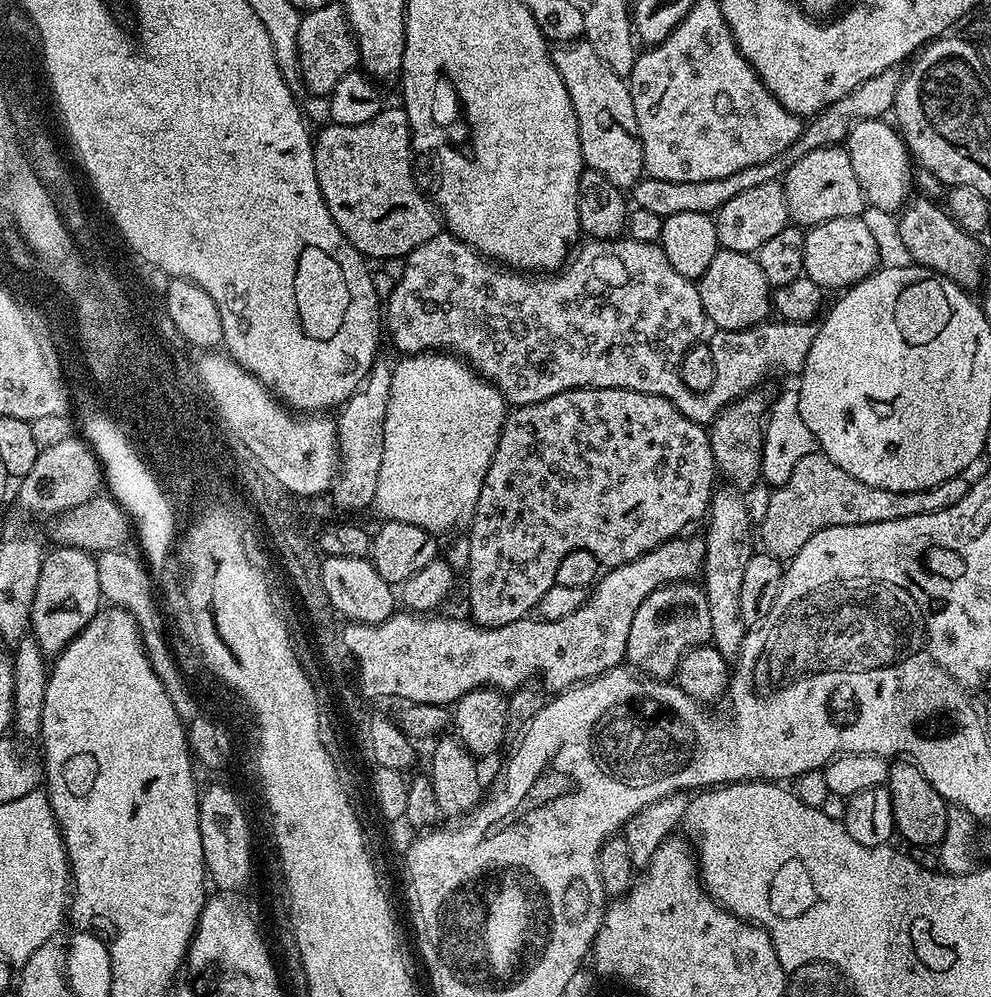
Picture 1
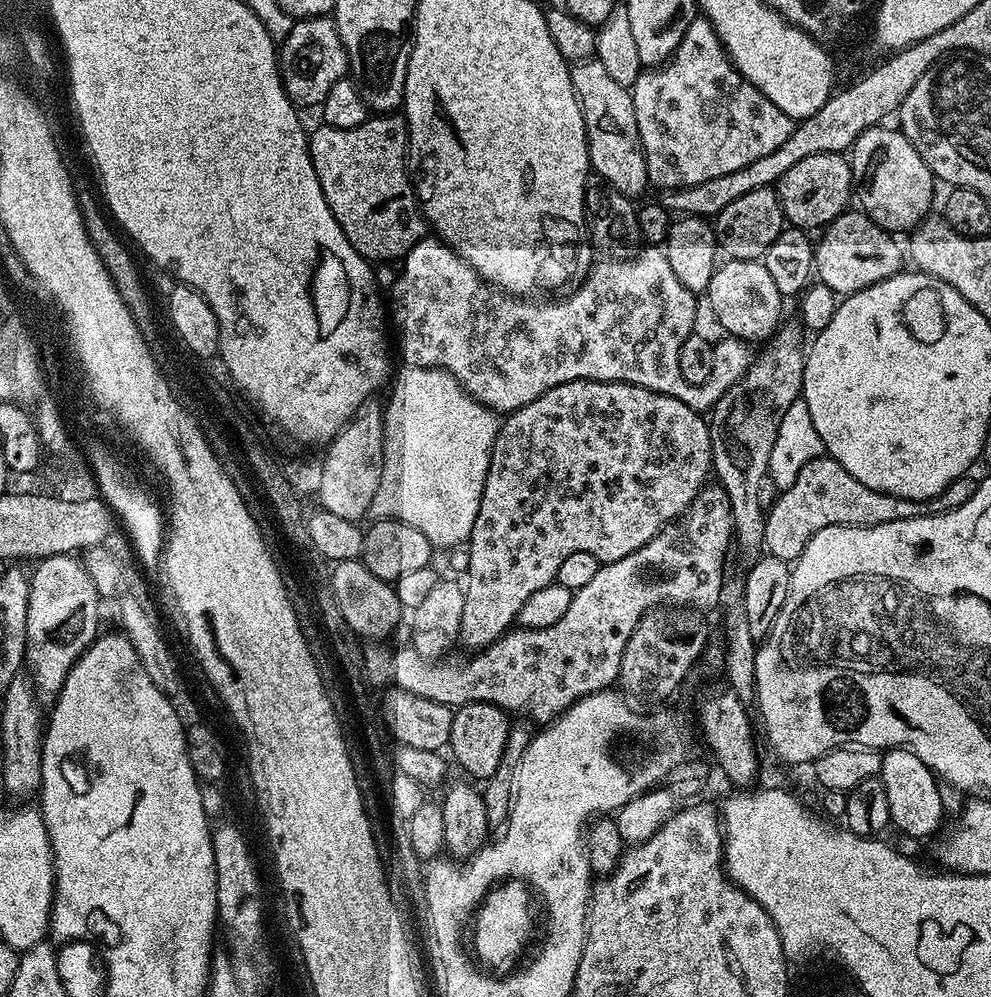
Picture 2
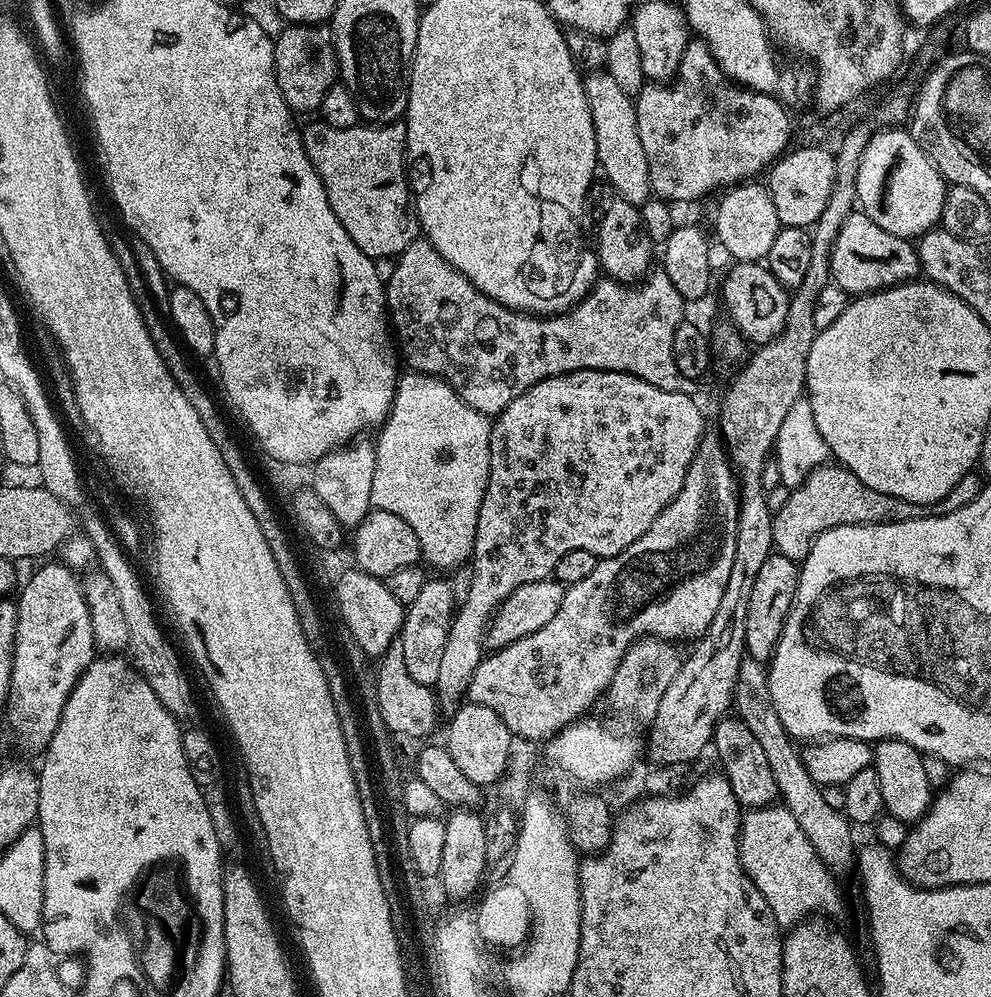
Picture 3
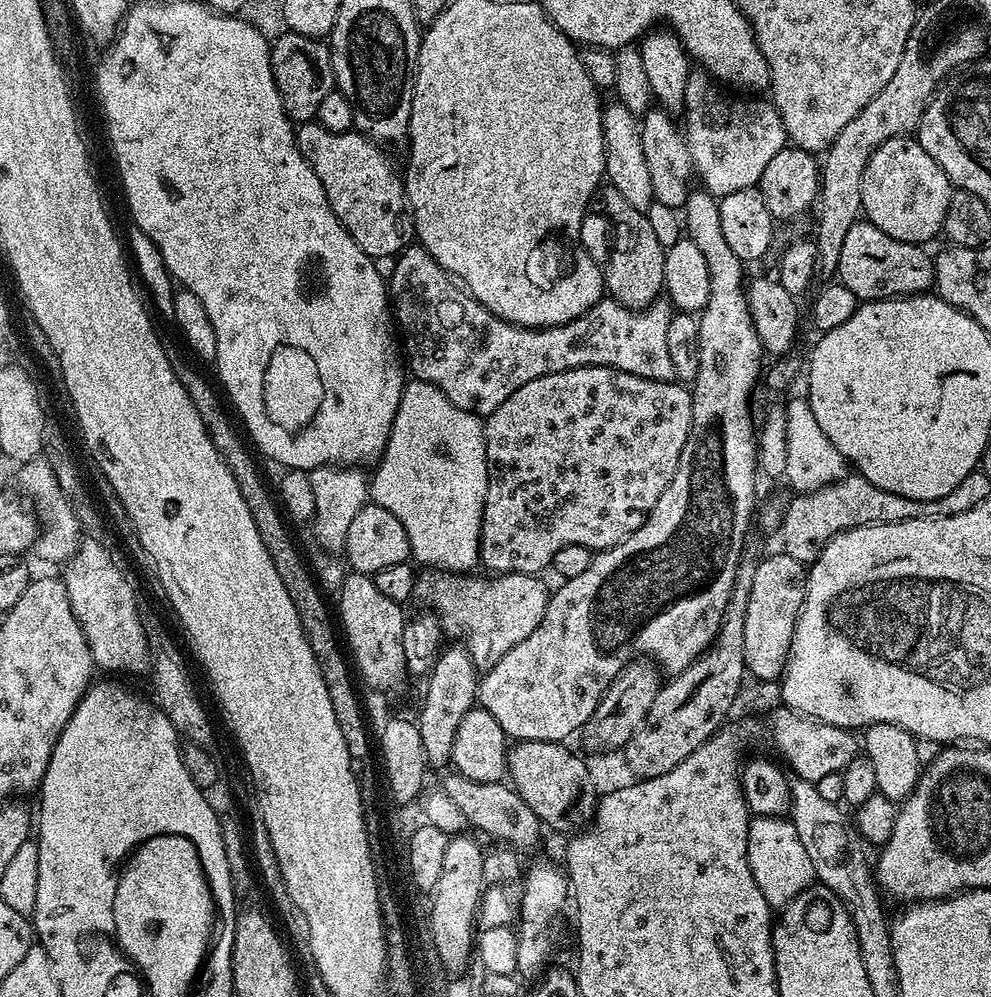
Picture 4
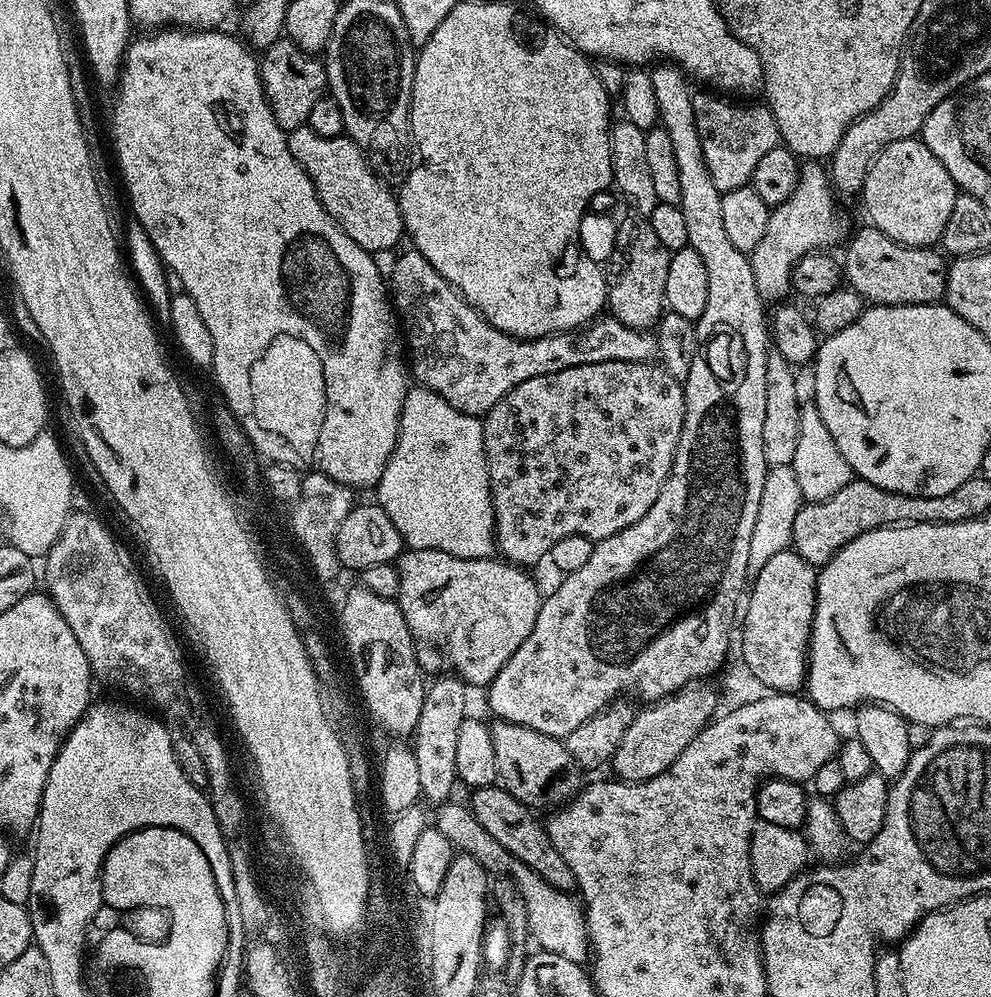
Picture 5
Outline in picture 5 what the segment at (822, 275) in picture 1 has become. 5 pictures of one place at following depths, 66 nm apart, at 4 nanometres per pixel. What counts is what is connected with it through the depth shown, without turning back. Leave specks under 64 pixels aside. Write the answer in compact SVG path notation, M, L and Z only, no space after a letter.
M871 226L855 232L856 229L851 233L848 249L842 255L842 276L847 287L869 305L938 304L945 299L949 261L939 251L936 253L935 247L915 248L899 244L882 234L882 230Z

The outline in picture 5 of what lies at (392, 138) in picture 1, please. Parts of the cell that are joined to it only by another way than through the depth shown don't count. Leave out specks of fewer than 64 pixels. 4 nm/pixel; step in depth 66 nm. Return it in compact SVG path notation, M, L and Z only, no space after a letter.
M307 124L298 126L288 133L290 154L306 170L310 182L314 182L316 196L322 202L326 214L362 250L377 252L387 248L395 249L400 236L405 235L404 219L400 202L395 191L392 192L379 180L369 157L347 134L334 138L322 138L314 134Z

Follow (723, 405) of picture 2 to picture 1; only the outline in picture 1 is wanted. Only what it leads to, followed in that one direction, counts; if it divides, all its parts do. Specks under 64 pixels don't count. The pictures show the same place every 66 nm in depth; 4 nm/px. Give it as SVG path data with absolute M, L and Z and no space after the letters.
M753 390L740 396L732 404L727 404L710 425L712 453L716 459L719 475L724 476L729 485L737 490L745 490L755 480L761 479L760 463L764 445L764 425L770 407L769 397L764 397L760 390Z

